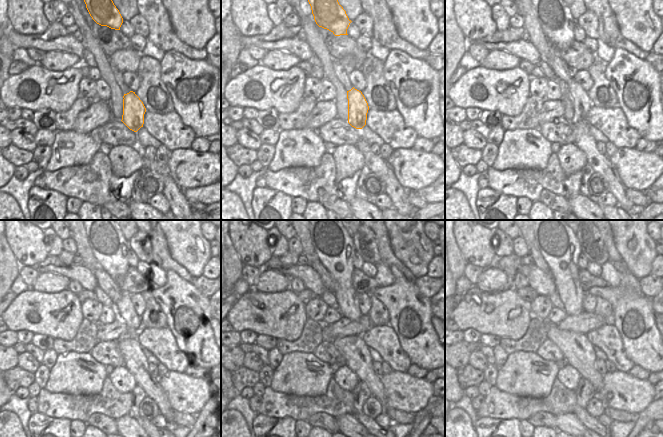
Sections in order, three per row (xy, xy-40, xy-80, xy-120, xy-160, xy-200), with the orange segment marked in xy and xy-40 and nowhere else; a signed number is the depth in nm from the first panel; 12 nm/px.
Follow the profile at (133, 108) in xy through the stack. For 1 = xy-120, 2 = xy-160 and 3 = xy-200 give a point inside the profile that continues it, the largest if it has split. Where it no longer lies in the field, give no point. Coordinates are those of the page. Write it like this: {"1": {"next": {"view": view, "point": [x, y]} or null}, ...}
{"1": {"next": {"view": "xy-120", "point": [124, 307]}}, "2": {"next": {"view": "xy-160", "point": [335, 248]}}, "3": {"next": {"view": "xy-200", "point": [557, 243]}}}

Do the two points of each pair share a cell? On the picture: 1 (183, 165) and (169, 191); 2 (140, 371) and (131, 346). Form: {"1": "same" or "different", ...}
{"1": "different", "2": "same"}

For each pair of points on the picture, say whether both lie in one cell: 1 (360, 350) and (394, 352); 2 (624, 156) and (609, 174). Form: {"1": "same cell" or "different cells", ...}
{"1": "different cells", "2": "different cells"}

